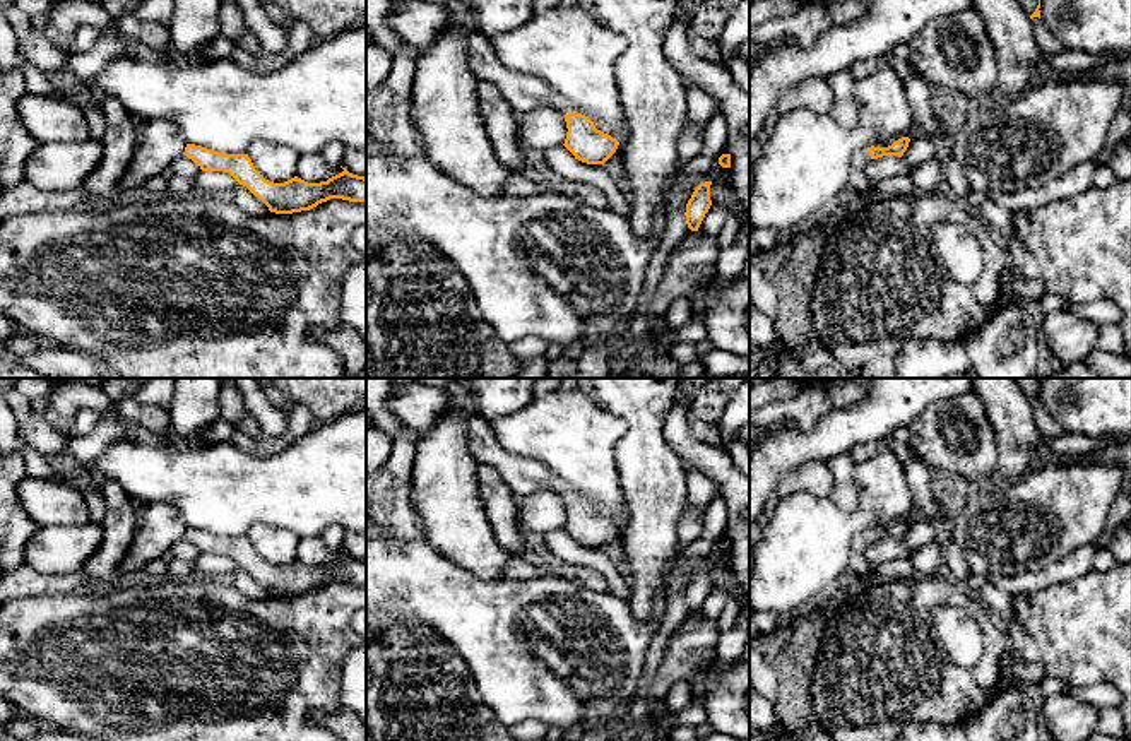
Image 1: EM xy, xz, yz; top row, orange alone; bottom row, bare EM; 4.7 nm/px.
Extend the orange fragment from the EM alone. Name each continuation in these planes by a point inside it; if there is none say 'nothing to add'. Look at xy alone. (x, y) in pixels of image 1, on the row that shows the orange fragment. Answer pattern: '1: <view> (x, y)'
nothing to add

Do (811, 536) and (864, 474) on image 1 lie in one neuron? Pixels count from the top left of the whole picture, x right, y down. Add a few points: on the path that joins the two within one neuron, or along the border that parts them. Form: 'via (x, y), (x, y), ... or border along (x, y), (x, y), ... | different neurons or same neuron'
via (834, 529), (852, 522), (870, 505), (870, 497) | same neuron

